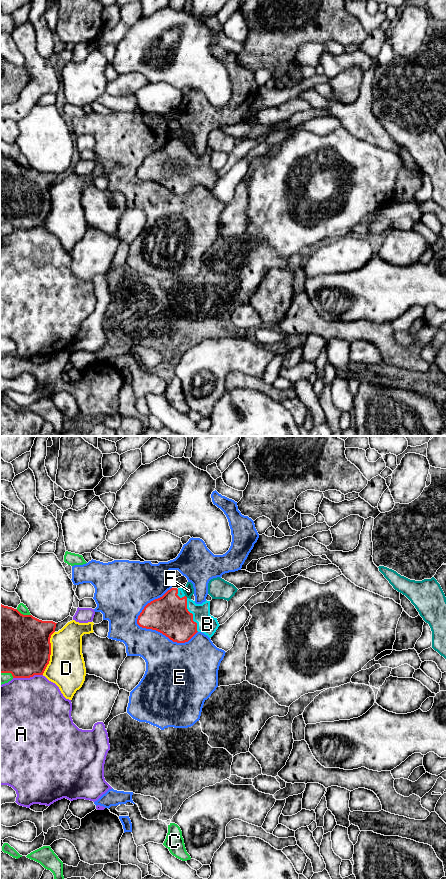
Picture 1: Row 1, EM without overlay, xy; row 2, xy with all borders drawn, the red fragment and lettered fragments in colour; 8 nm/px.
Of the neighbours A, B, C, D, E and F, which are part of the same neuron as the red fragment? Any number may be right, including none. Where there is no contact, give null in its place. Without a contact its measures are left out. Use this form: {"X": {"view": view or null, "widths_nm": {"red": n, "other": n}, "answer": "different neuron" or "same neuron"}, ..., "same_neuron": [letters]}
{"A": {"view": "xy", "widths_nm": {"red": 460, "other": 500}, "answer": "different neuron"}, "B": {"view": "xy", "widths_nm": {"red": 300, "other": 160}, "answer": "same neuron"}, "C": {"view": "xy", "widths_nm": {"red": 500, "other": 70}, "answer": "different neuron"}, "D": {"view": "xy", "widths_nm": {"red": 480, "other": 300}, "answer": "different neuron"}, "E": {"view": "xy", "widths_nm": {"red": 300, "other": 380}, "answer": "different neuron"}, "F": {"view": null, "answer": "different neuron"}, "same_neuron": ["B"]}

